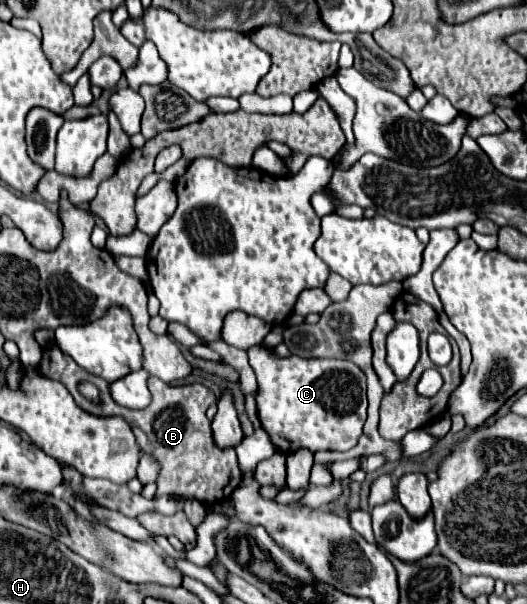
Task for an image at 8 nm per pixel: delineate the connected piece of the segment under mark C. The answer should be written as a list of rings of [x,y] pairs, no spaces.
[[[254,346],[248,350],[250,366],[258,376],[258,386],[262,386],[262,394],[258,394],[258,418],[264,430],[270,434],[276,450],[286,454],[296,452],[298,448],[308,448],[312,452],[318,450],[350,450],[358,444],[362,434],[362,426],[366,422],[366,376],[364,372],[350,360],[318,360],[318,358],[276,358],[270,350],[262,350]]]

